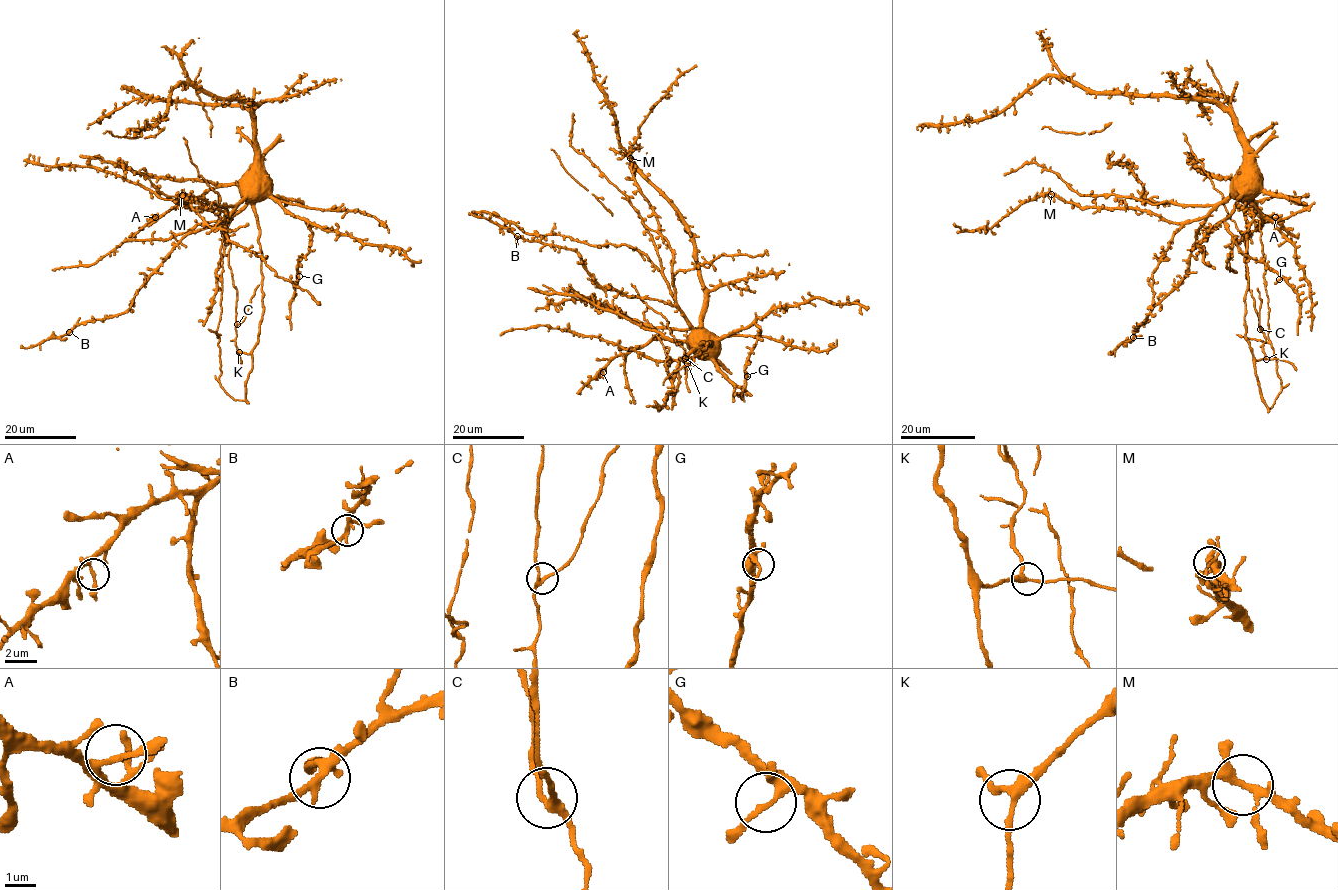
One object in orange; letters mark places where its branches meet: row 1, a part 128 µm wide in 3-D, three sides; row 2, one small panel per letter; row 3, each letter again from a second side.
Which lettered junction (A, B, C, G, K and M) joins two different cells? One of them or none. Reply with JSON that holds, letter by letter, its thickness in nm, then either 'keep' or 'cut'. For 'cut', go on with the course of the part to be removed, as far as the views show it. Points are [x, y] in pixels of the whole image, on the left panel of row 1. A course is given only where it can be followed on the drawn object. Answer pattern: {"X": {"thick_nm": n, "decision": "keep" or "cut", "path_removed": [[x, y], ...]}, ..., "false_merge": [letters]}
{"A": {"thick_nm": 190, "decision": "keep"}, "B": {"thick_nm": 240, "decision": "keep"}, "C": {"thick_nm": 220, "decision": "keep"}, "G": {"thick_nm": 190, "decision": "keep"}, "K": {"thick_nm": 280, "decision": "keep"}, "M": {"thick_nm": 240, "decision": "keep"}, "false_merge": []}

